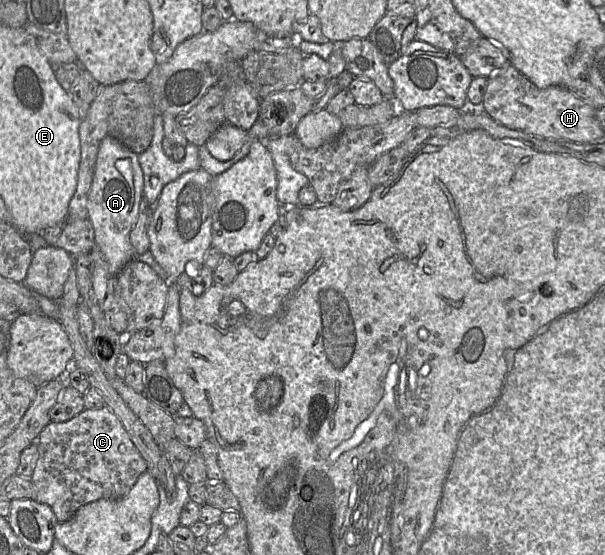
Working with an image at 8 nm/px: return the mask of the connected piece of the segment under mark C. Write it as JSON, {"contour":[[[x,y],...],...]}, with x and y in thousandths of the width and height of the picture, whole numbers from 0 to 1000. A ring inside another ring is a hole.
{"contour":[[[177,732],[139,737],[107,760],[83,759],[60,795],[63,825],[51,865],[60,881],[60,903],[78,908],[88,919],[96,942],[119,933],[137,910],[164,899],[195,899],[207,894],[228,859],[243,849],[243,834],[215,791],[197,753]]]}

